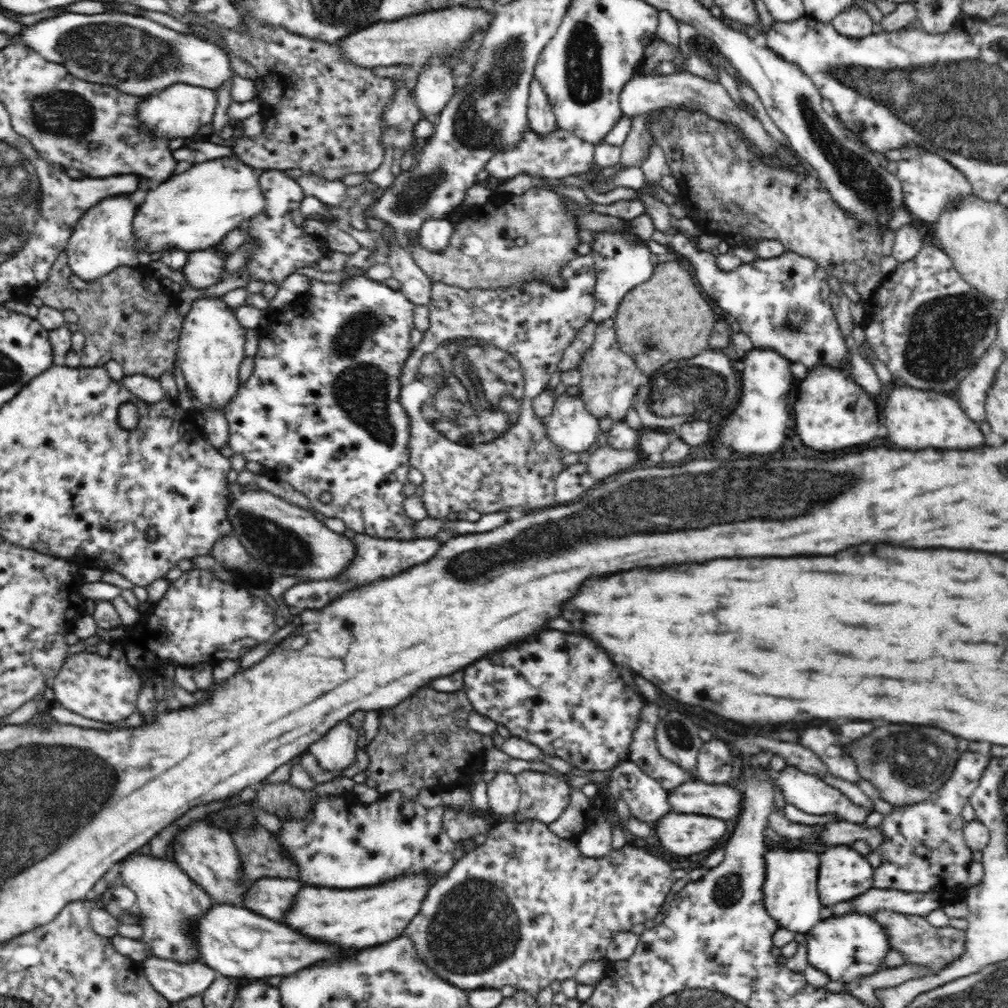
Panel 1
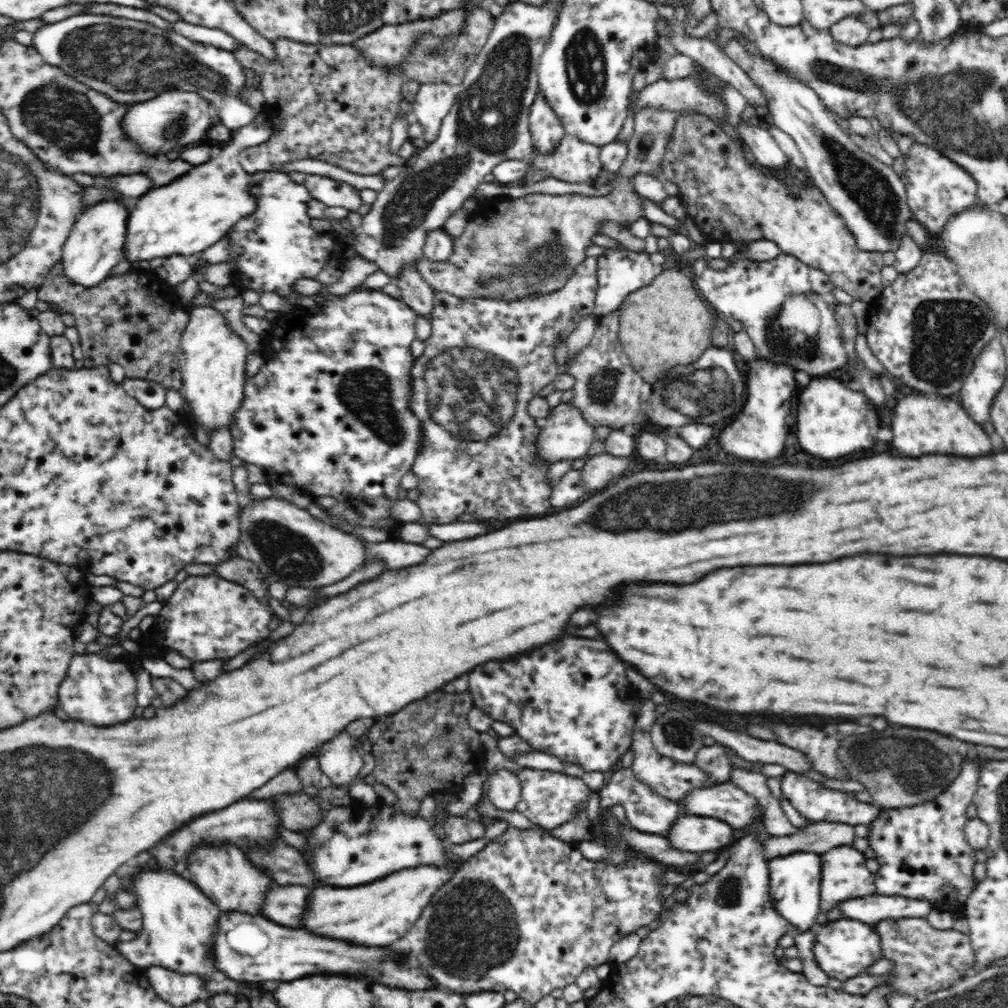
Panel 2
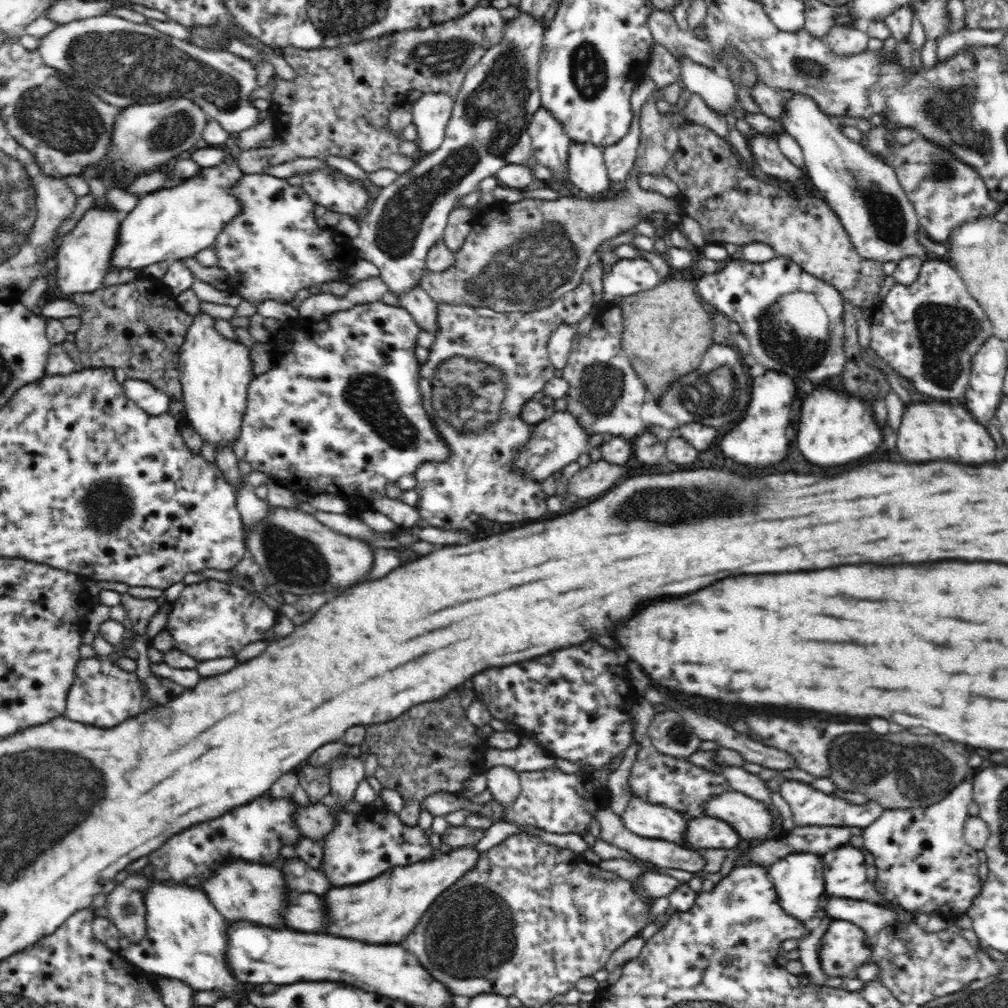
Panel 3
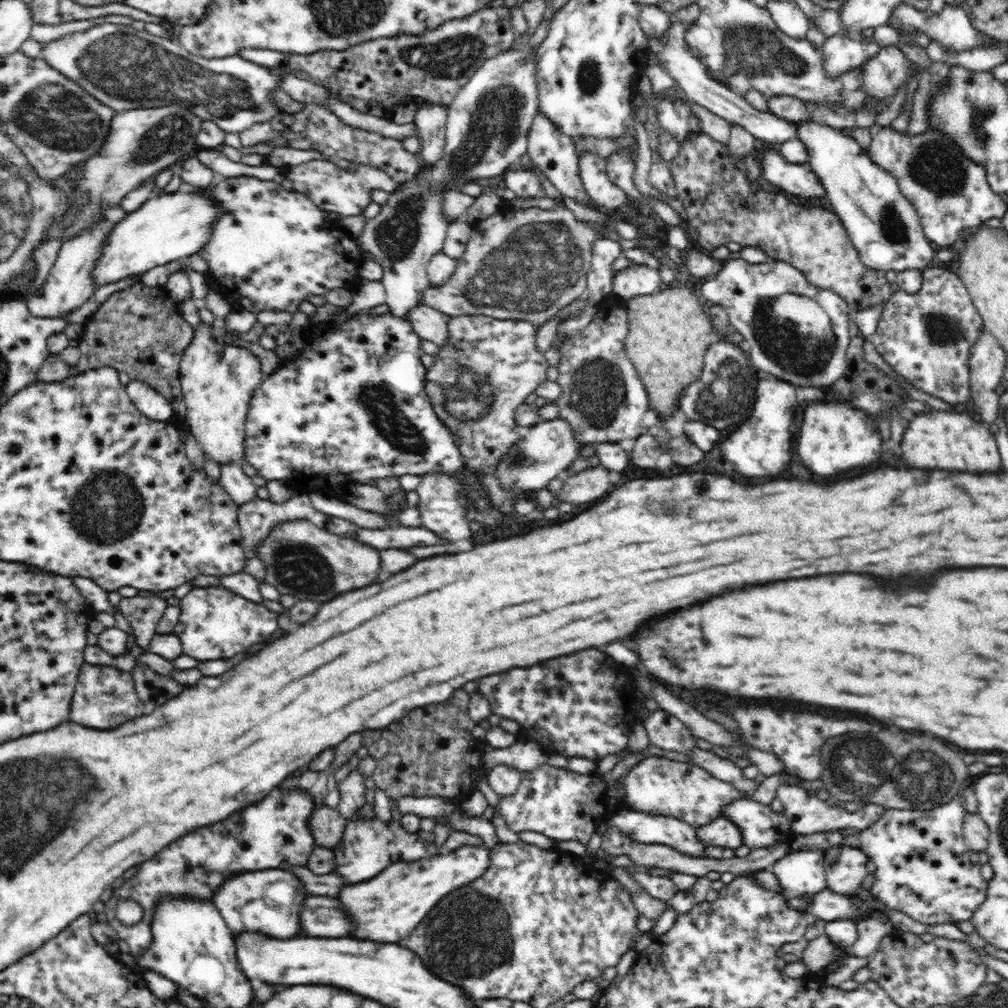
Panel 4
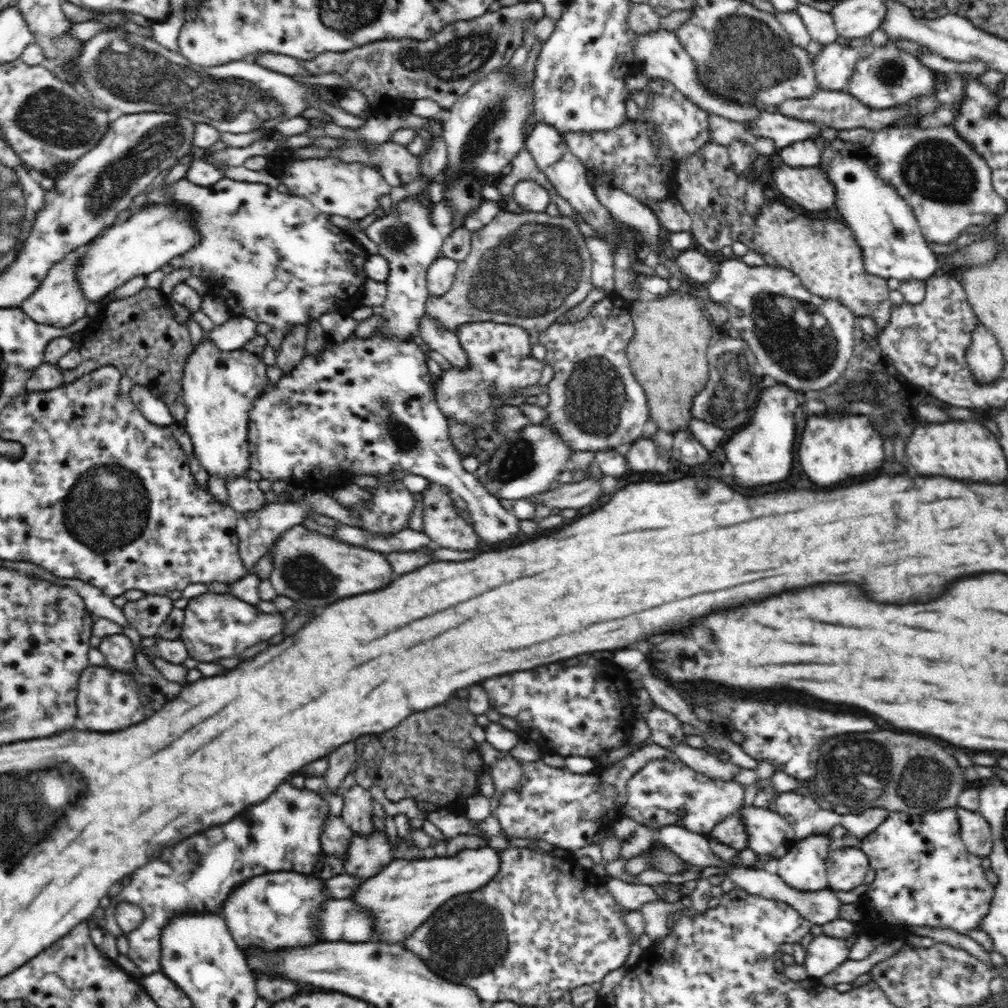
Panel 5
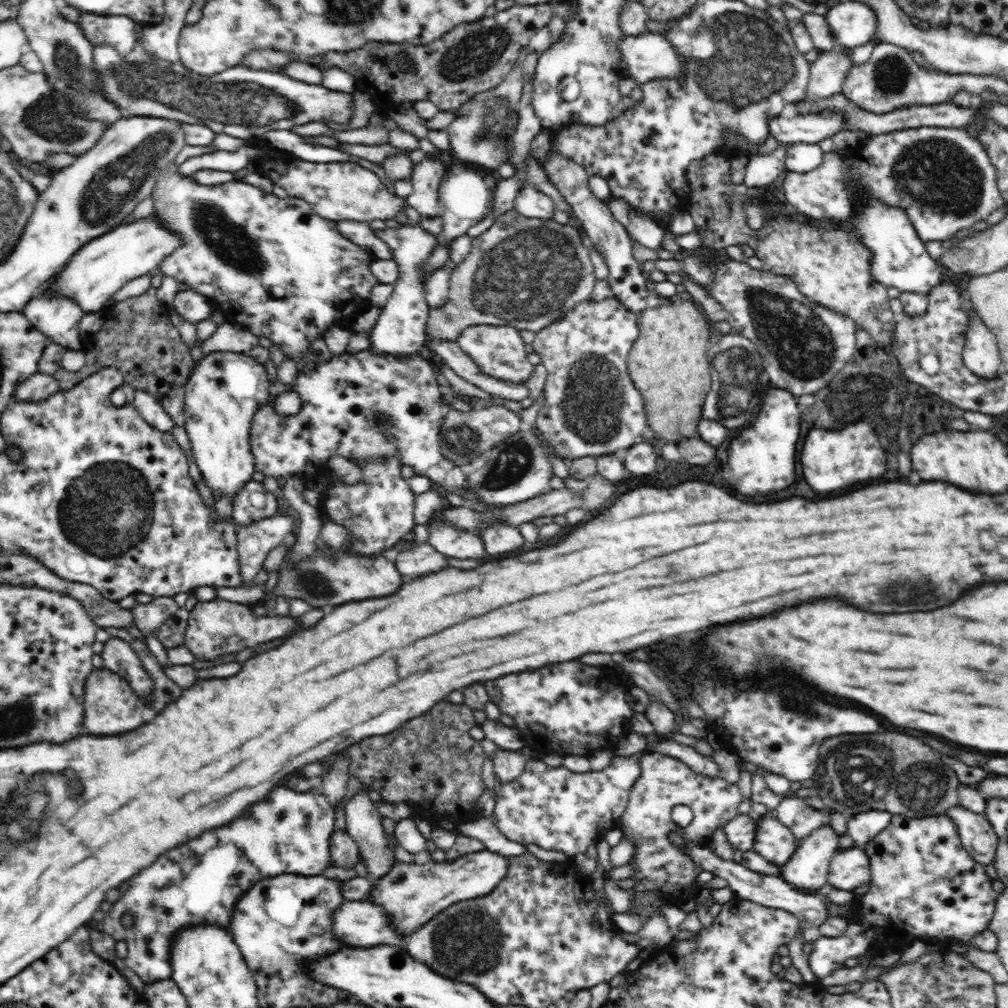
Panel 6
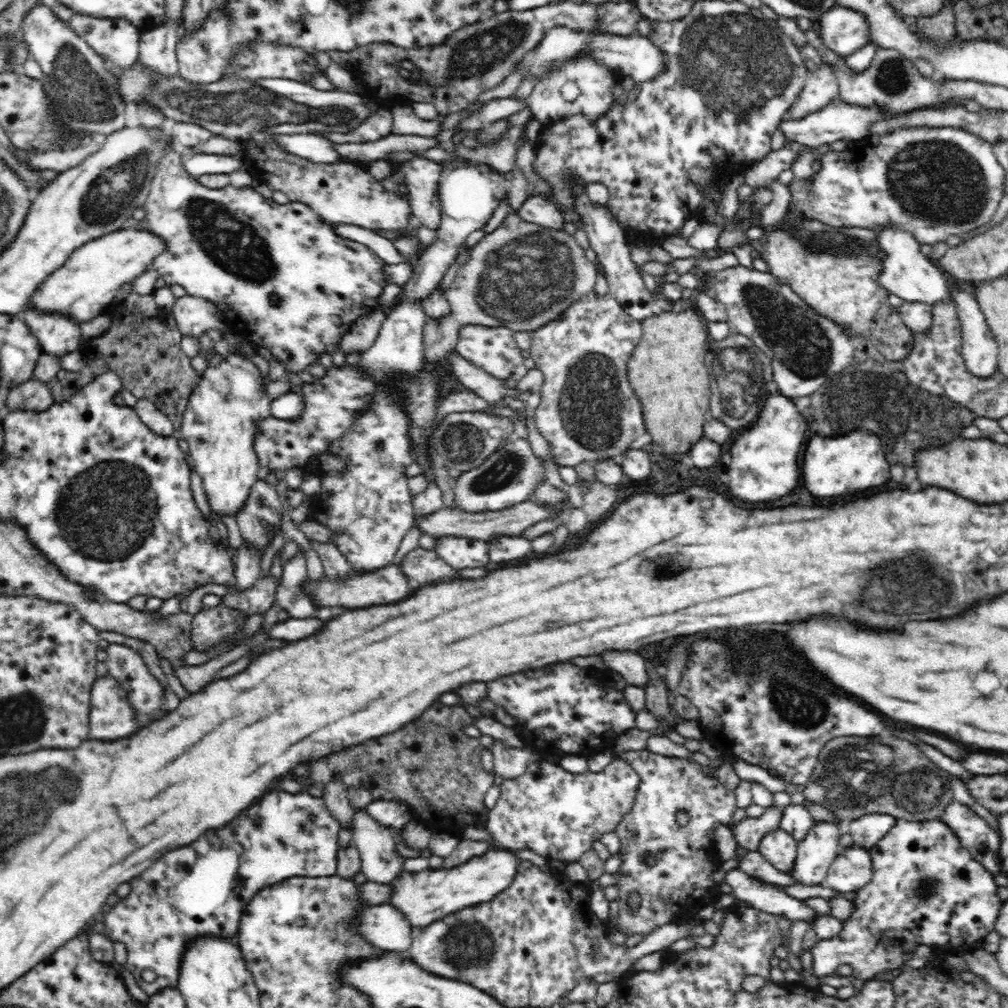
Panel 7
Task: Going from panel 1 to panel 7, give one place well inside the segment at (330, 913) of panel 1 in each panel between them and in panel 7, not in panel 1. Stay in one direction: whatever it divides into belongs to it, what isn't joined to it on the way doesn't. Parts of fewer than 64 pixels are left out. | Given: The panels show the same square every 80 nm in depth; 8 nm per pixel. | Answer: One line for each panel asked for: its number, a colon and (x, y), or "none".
2: (377, 914)
3: (385, 909)
4: (386, 908)
5: (404, 894)
6: (412, 894)
7: (425, 897)

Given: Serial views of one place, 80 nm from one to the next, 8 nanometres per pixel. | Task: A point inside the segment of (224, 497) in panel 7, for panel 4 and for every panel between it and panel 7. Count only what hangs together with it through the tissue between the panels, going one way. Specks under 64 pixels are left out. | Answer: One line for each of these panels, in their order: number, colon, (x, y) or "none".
4: (217, 382)
5: (219, 388)
6: (226, 389)

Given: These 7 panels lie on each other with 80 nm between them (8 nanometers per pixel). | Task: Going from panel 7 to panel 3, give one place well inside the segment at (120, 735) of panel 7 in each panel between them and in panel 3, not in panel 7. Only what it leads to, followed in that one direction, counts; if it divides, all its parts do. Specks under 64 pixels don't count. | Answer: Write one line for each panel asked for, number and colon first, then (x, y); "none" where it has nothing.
3: (99, 696)
4: (104, 697)
5: (107, 700)
6: (111, 707)

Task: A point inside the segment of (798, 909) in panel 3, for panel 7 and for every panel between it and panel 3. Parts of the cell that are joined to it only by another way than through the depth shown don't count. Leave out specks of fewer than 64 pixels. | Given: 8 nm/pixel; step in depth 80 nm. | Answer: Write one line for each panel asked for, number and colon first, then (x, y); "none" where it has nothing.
4: (802, 874)
5: (804, 868)
6: (808, 868)
7: (815, 853)

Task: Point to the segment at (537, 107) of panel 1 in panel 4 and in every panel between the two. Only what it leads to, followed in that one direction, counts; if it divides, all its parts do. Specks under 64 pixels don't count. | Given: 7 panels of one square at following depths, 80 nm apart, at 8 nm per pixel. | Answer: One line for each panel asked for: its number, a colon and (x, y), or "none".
2: (546, 129)
3: (549, 142)
4: (553, 152)

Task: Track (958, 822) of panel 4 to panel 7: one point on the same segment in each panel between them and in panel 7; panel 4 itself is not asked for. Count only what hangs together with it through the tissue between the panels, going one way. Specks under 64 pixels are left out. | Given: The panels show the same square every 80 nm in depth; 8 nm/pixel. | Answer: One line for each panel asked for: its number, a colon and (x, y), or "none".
5: (924, 876)
6: (924, 885)
7: (926, 890)

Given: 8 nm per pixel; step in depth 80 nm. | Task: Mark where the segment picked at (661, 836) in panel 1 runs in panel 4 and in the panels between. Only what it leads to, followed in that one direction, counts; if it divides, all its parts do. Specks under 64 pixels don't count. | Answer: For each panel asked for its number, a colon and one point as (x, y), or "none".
2: (697, 834)
3: (706, 832)
4: (720, 833)

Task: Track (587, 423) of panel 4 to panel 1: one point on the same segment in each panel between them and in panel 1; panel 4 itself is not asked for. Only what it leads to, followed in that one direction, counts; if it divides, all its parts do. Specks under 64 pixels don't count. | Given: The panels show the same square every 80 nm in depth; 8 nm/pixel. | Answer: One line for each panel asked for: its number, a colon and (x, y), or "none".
1: (610, 379)
2: (607, 390)
3: (605, 394)

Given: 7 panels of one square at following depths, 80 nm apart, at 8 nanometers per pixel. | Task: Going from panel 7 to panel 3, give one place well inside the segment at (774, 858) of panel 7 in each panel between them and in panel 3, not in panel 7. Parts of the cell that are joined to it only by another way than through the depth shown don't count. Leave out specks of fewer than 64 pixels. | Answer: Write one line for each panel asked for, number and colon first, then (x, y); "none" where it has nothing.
3: (751, 819)
4: (760, 827)
5: (769, 834)
6: (775, 842)

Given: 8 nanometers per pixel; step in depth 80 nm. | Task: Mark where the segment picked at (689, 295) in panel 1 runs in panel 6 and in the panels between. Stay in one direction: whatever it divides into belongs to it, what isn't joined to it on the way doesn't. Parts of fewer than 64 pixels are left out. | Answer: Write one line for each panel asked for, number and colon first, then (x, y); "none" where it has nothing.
2: (663, 325)
3: (666, 330)
4: (669, 332)
5: (667, 355)
6: (667, 363)

